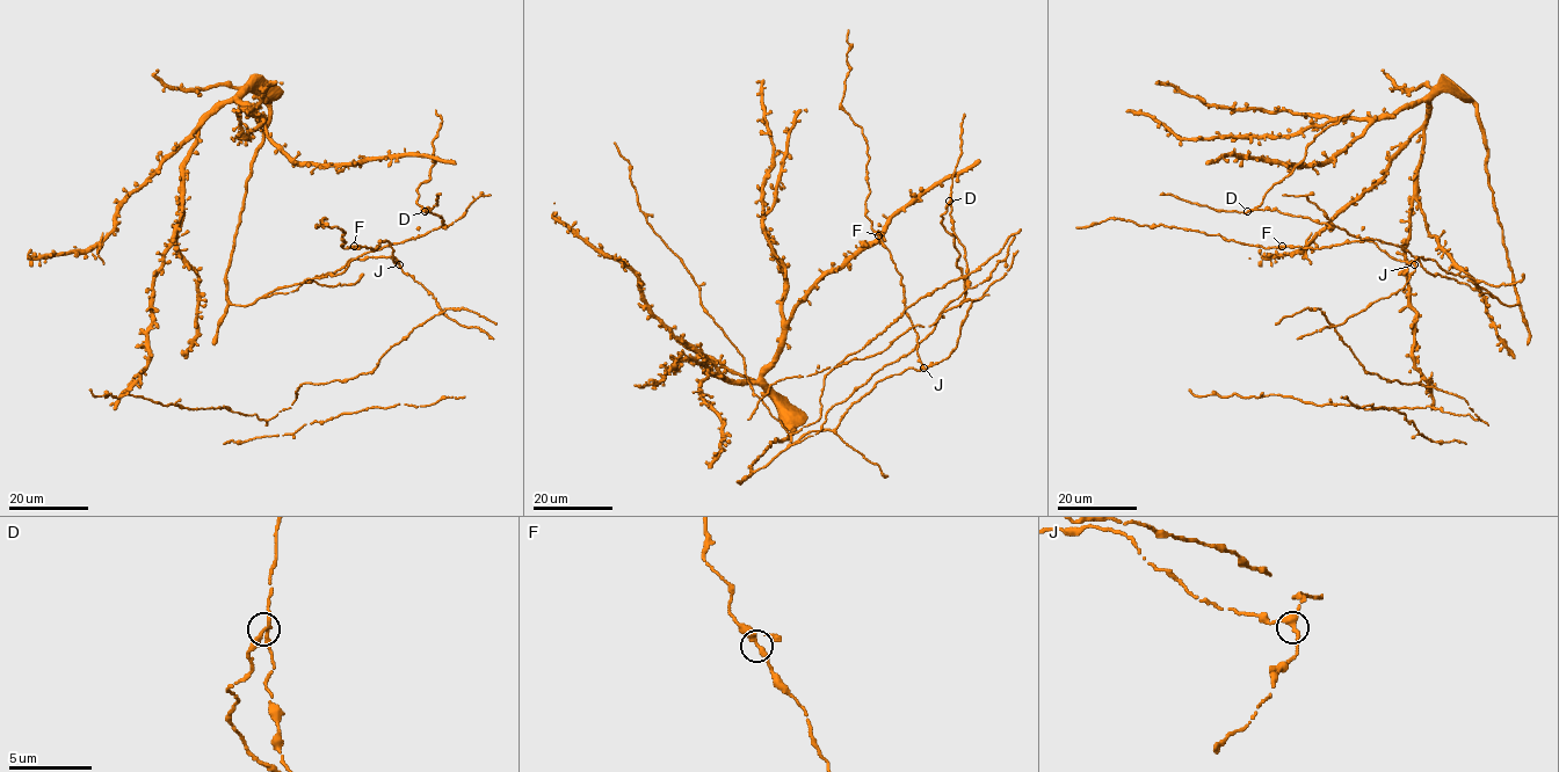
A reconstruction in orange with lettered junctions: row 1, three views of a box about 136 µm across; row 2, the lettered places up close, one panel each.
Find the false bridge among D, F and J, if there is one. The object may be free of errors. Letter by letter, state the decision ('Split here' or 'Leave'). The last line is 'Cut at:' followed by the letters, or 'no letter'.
D: Split here
F: Leave
J: Leave
Cut at: D

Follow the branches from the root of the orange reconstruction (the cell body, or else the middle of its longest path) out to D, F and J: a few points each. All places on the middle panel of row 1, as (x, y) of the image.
D: (940, 362), (878, 381), (834, 429), (791, 444), (909, 354), (966, 289), (949, 202)
F: (940, 362), (926, 369), (922, 366), (916, 350), (918, 333), (905, 310), (901, 275), (878, 235)
J: (940, 362), (923, 368)

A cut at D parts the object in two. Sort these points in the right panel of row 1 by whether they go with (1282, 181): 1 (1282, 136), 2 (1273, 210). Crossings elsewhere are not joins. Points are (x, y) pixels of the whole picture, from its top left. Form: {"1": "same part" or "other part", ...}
{"1": "other part", "2": "other part"}

